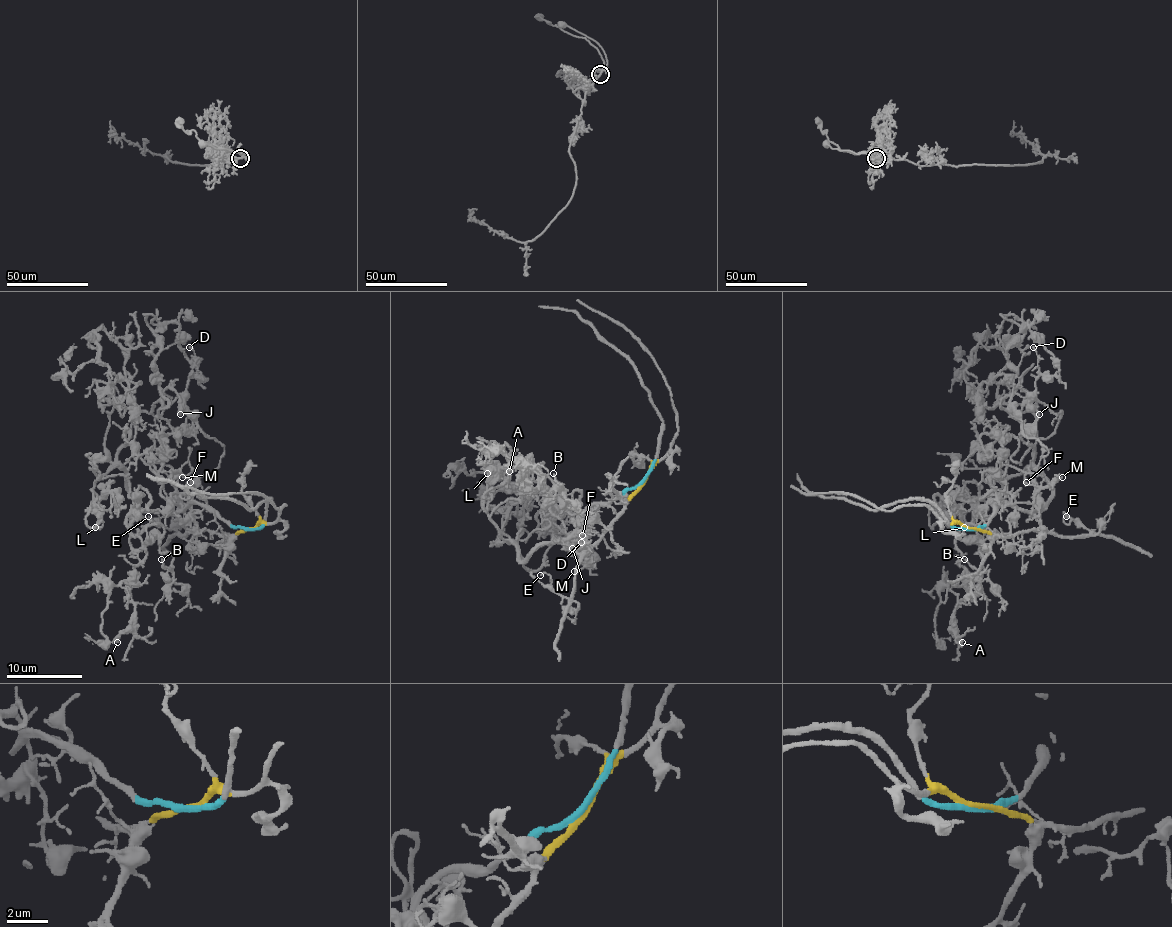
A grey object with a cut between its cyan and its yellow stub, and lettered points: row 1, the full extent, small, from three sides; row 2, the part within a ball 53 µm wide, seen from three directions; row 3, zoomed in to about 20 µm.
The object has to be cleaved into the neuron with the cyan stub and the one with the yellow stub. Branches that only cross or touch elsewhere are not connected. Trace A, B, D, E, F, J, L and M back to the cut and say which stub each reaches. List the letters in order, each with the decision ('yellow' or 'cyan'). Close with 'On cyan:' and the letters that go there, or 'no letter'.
A: cyan
B: cyan
D: cyan
E: yellow
F: yellow
J: cyan
L: cyan
M: yellow
On cyan: A, B, D, J, L

